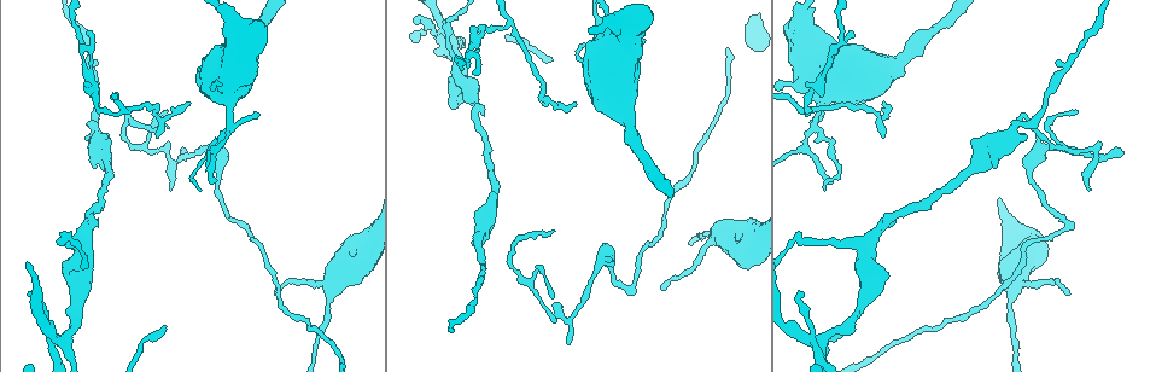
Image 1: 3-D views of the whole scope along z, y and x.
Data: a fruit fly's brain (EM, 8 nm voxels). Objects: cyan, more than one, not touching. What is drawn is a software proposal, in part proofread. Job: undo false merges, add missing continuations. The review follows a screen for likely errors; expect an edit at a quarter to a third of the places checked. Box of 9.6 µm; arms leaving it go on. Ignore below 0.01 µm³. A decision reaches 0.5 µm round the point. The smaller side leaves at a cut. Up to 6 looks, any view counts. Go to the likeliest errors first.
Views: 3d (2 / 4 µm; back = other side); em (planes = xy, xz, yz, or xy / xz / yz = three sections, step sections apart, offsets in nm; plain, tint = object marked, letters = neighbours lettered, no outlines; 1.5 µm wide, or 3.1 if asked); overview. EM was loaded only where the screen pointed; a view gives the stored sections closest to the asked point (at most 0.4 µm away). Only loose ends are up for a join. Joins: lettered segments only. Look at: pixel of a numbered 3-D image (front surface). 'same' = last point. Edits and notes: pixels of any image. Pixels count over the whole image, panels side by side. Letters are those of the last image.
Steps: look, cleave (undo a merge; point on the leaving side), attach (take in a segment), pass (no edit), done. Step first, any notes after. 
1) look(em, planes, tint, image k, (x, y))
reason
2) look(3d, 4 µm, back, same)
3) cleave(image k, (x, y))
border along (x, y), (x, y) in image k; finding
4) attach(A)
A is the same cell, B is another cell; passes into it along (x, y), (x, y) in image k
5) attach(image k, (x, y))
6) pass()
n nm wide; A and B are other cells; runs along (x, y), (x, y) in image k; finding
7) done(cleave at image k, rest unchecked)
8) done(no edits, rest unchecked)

look(em, xy, step 8, letters, image 1, (555, 231))
thin end

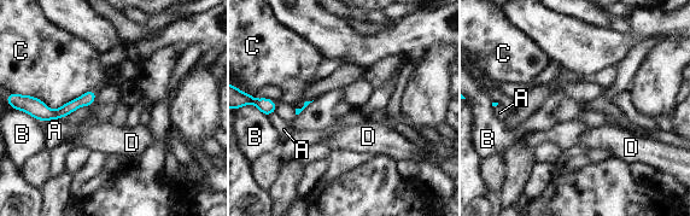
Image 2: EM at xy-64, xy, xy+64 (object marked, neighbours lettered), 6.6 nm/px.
look(em, planes, letters, same)
cut it another way

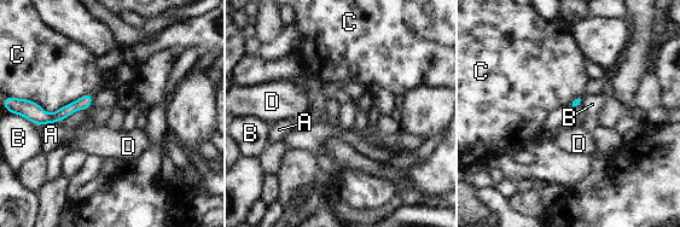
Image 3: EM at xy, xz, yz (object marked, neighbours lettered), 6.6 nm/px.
pass()
A, B, C and D are other cells; border along (93, 95), (93, 100), (88, 106) in image 3; none of them fits

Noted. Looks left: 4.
look(em, planes, tint, image 1, (229, 127))
narrows sharply

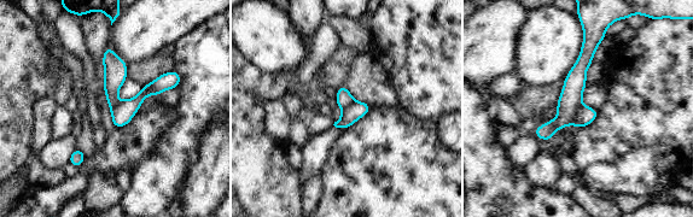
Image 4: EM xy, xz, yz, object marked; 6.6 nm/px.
look(em, planes, letters, same)

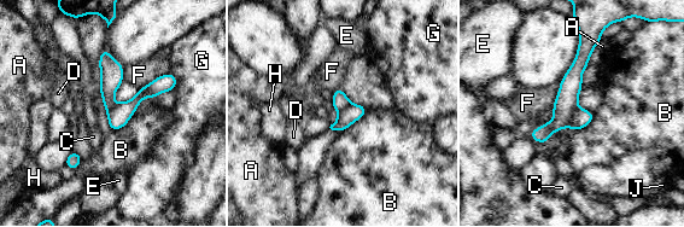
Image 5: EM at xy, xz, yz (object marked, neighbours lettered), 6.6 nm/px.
cleave(image 5, (580, 118))
140 nm wide; A, B, C, D, E, F, G, H and J are other cells; border along (578, 106), (565, 124) in image 5; a second cell is stuck on

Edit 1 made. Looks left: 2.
look(em, xy, step 4, letters, image 1, (417, 21))
free end

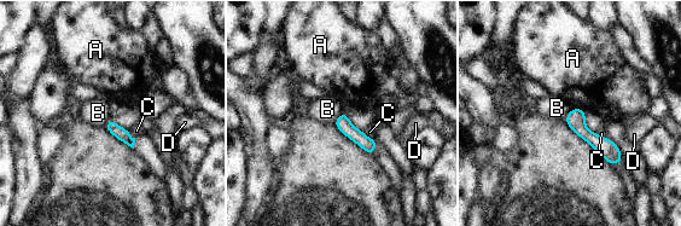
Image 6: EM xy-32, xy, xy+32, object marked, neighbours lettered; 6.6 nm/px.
pass()
80 nm wide; A, B, C and D are other cells; border along (574, 106), (581, 108), (585, 111) in image 6; no lettered segment goes on from it

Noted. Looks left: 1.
done(cleave at image 5, rest unchecked)

